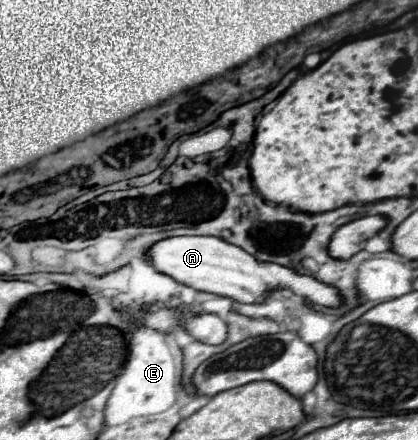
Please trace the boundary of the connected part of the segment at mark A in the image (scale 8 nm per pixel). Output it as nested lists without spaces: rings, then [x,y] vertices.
[[[171,236],[155,242],[147,250],[147,258],[151,260],[153,268],[161,274],[171,276],[179,284],[191,286],[201,292],[213,292],[235,302],[261,302],[269,290],[279,286],[291,288],[295,294],[303,296],[305,300],[319,304],[319,306],[339,306],[341,298],[333,286],[317,282],[311,276],[301,276],[295,270],[279,264],[265,264],[255,260],[251,254],[225,242],[223,238],[215,236]]]

